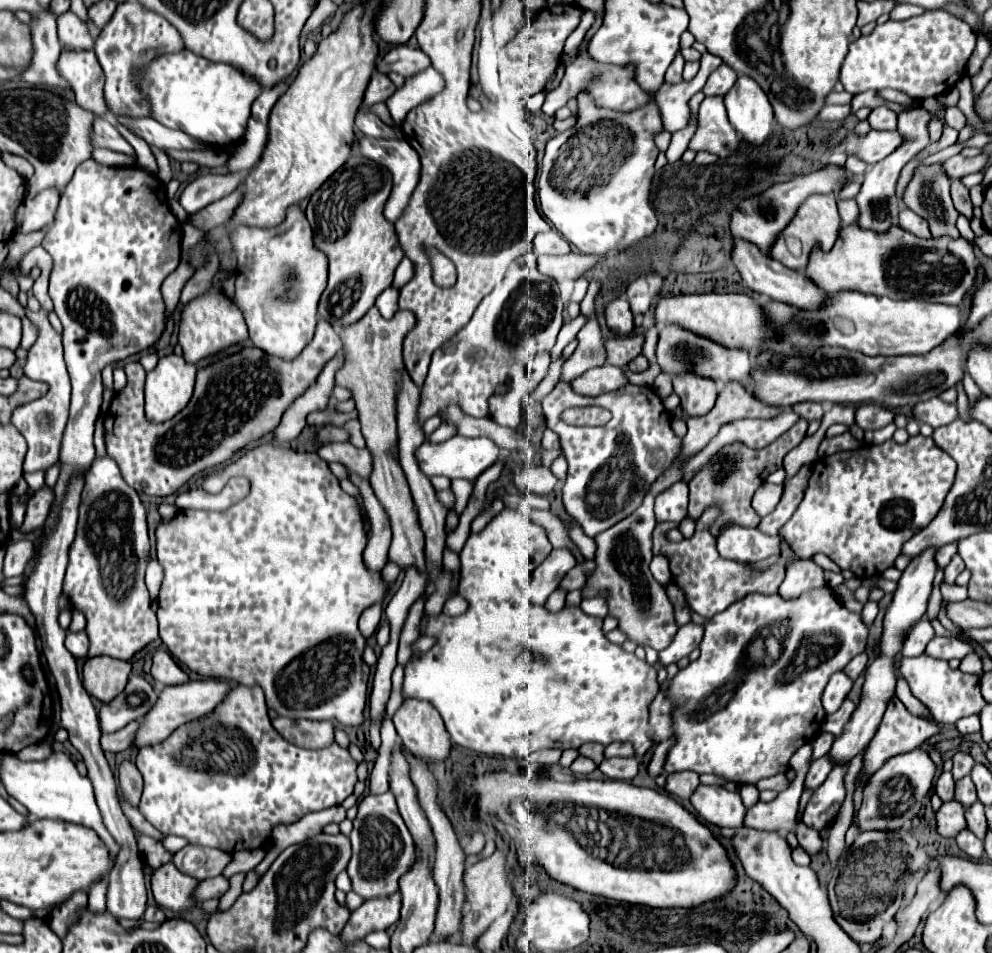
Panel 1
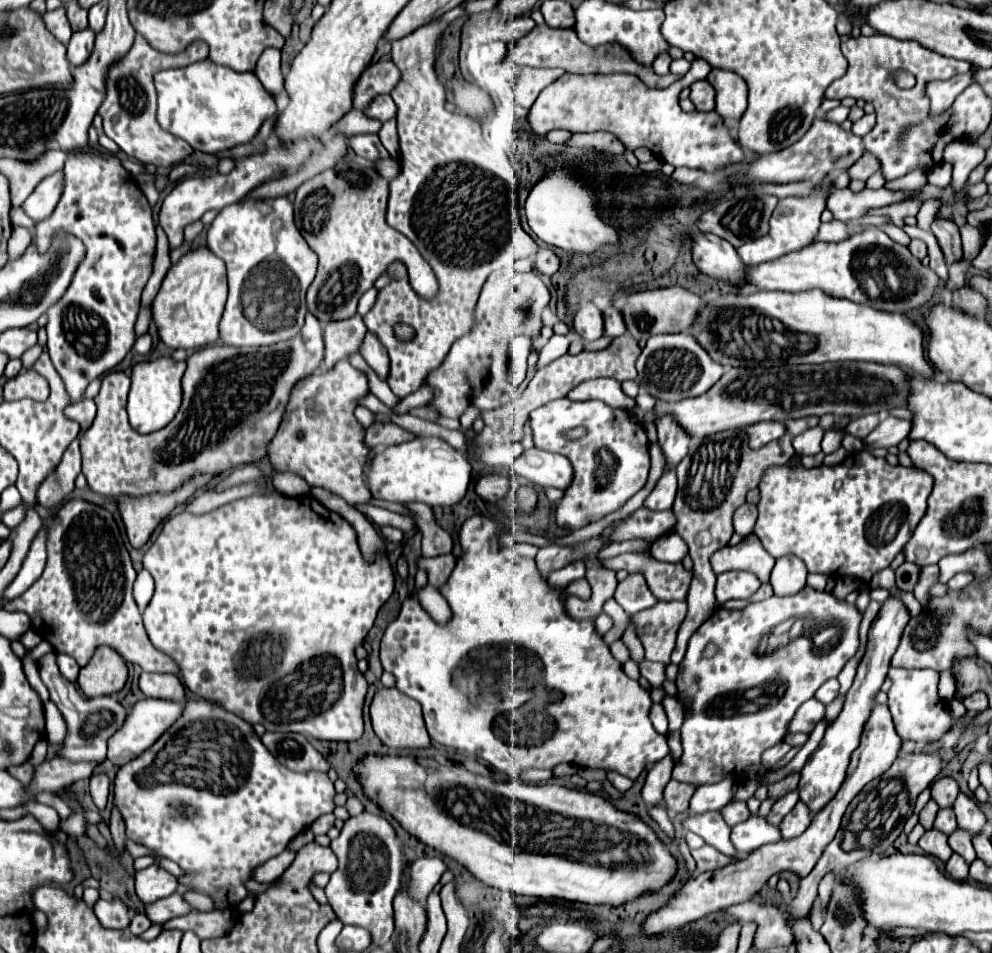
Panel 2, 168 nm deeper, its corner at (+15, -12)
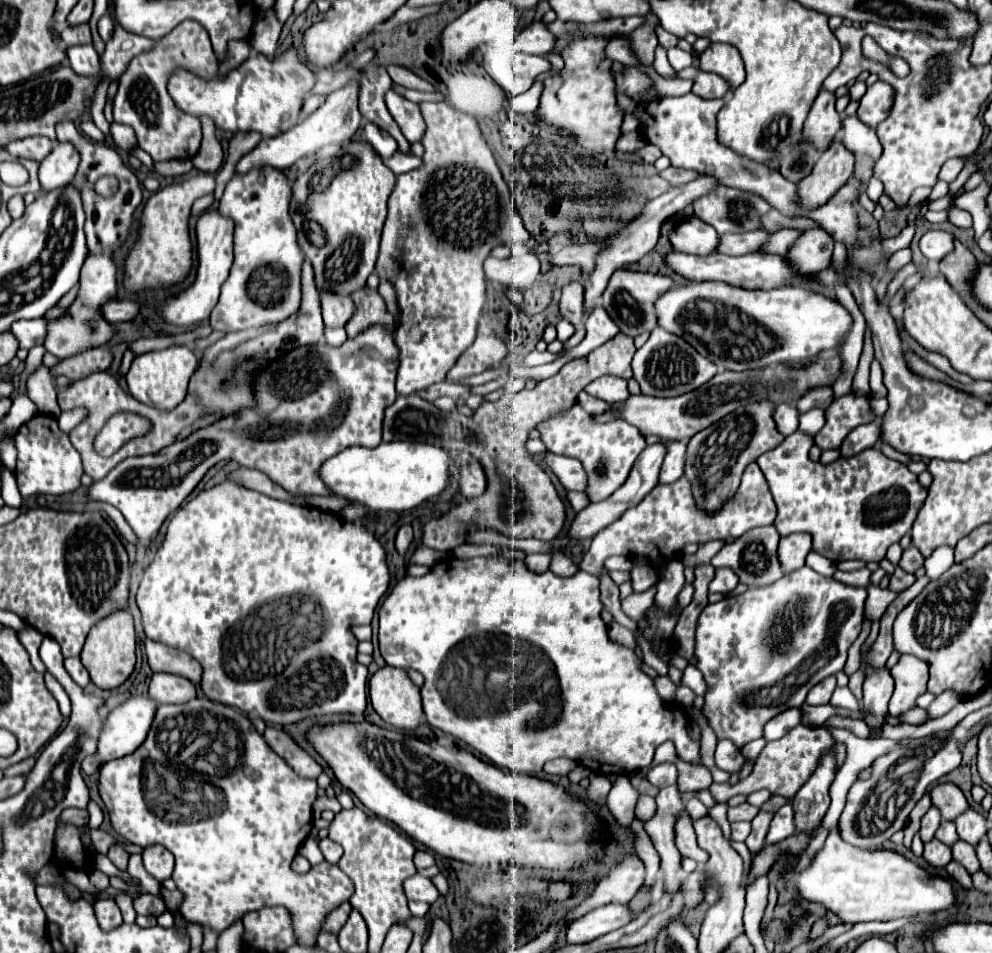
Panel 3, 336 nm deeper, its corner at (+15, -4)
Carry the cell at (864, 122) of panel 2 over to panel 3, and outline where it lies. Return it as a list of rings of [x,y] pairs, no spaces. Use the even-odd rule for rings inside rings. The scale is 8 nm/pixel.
[[[877,81],[869,85],[861,99],[857,117],[875,129],[881,121],[885,121],[885,117],[889,117],[889,109],[893,109],[893,97],[895,93],[889,83]]]

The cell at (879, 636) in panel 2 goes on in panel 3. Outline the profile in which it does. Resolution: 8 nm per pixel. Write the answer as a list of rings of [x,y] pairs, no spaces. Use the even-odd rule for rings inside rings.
[[[833,749],[821,757],[821,763],[815,771],[817,773],[813,773],[811,779],[793,797],[797,833],[813,833],[819,829],[829,809],[829,787],[835,779]]]

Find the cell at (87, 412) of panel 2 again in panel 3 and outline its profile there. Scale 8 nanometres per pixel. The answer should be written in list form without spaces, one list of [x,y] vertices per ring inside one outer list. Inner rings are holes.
[[[81,409],[81,411],[73,411],[73,413],[71,413],[71,411],[69,411],[69,413],[61,413],[61,415],[59,415],[59,419],[57,419],[59,429],[61,429],[63,433],[69,433],[69,431],[71,431],[79,421],[81,421],[83,413],[85,413],[83,409]]]

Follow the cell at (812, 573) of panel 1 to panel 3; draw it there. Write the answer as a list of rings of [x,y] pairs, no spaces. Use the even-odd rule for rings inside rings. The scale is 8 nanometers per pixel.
[[[793,533],[785,535],[779,541],[779,559],[787,573],[797,571],[805,565],[805,557],[811,551],[811,537],[809,533]]]

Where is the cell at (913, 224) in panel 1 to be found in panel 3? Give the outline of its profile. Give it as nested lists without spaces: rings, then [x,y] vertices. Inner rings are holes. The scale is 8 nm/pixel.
[[[927,231],[921,241],[921,253],[929,259],[929,261],[941,261],[943,257],[947,257],[947,253],[953,251],[953,235],[947,231]]]

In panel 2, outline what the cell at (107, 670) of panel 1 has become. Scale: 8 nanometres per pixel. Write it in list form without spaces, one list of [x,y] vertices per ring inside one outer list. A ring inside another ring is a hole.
[[[99,647],[93,659],[79,671],[77,687],[91,699],[123,689],[127,681],[125,661],[109,647]]]

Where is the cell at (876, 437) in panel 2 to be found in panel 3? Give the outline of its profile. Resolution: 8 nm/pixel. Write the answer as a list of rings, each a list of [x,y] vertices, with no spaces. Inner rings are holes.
[[[879,421],[865,423],[865,425],[855,427],[855,429],[845,437],[845,441],[843,441],[841,447],[839,447],[839,453],[841,453],[843,457],[851,457],[851,455],[861,453],[861,451],[867,449],[867,447],[873,447],[877,441],[879,441]]]

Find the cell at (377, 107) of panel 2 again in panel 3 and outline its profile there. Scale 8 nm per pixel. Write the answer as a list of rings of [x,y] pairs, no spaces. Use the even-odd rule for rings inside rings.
[[[387,91],[385,103],[387,103],[389,113],[391,113],[393,119],[397,121],[397,125],[401,127],[403,135],[405,135],[411,143],[421,141],[421,133],[425,133],[425,119],[421,117],[419,105],[407,101],[405,97],[397,95],[395,91]]]

